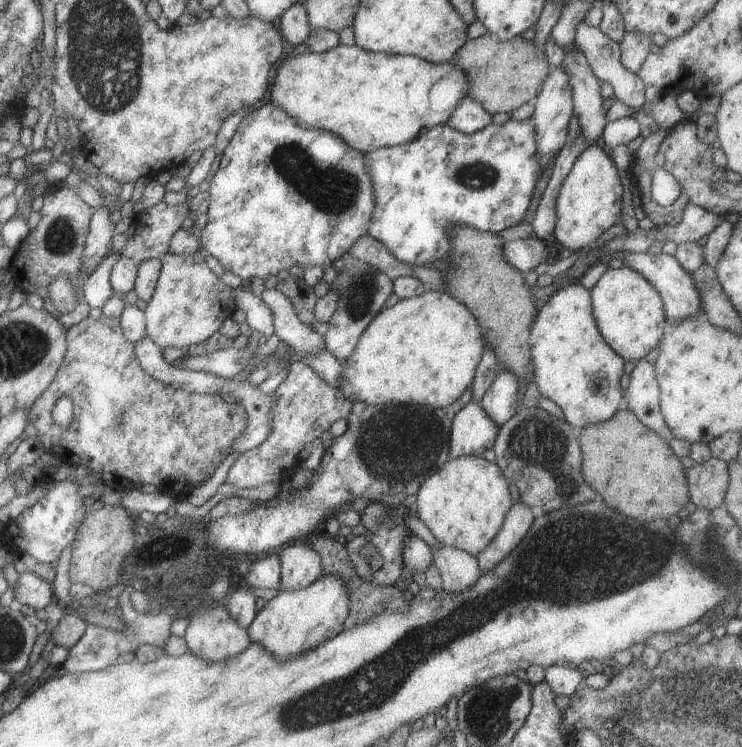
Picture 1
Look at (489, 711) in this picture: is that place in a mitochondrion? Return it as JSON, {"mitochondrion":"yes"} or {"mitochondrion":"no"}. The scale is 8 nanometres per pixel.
{"mitochondrion":"yes"}

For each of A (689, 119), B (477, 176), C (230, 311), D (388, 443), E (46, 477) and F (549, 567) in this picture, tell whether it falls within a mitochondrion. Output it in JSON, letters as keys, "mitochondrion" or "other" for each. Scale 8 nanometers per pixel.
{"A":"other","B":"mitochondrion","C":"other","D":"mitochondrion","E":"other","F":"mitochondrion"}

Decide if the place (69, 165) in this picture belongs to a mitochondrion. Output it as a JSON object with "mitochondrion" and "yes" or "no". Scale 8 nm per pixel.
{"mitochondrion":"no"}

